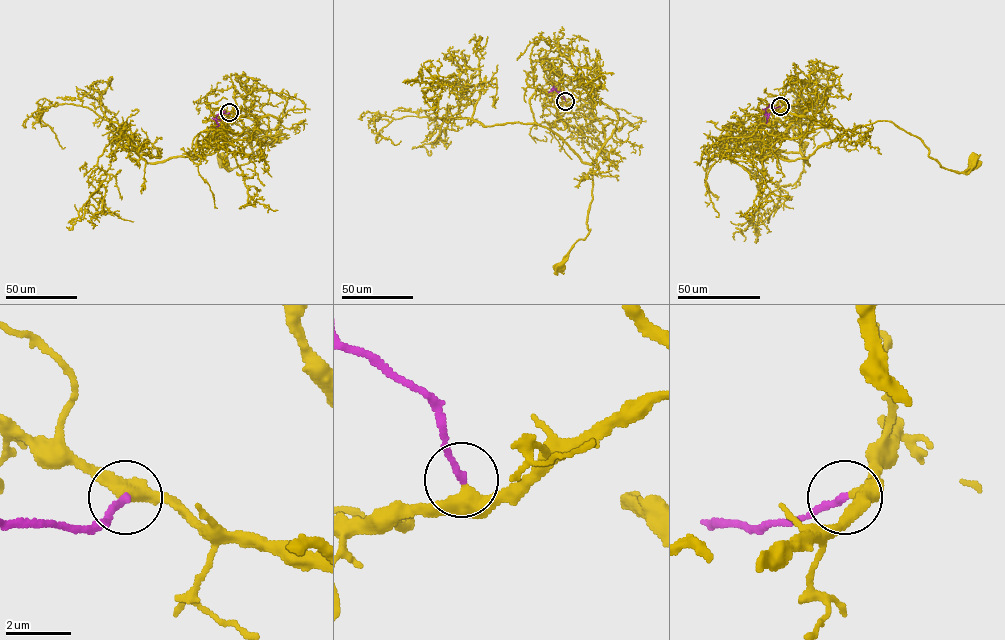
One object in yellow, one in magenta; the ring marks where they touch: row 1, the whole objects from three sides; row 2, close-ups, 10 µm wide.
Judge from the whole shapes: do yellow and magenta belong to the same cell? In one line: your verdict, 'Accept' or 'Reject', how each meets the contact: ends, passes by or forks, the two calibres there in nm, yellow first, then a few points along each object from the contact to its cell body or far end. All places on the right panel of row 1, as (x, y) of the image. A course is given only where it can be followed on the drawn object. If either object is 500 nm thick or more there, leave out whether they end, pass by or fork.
Accept. At the ring yellow passes by. At the ring magenta ends. Thickness 400 nm (yellow) against 200 nm. Course of yellow: (780, 106), (782, 114), (844, 129), (891, 121), (958, 172), (973, 159). Course of magenta: (780, 106), (765, 109), (767, 122)

